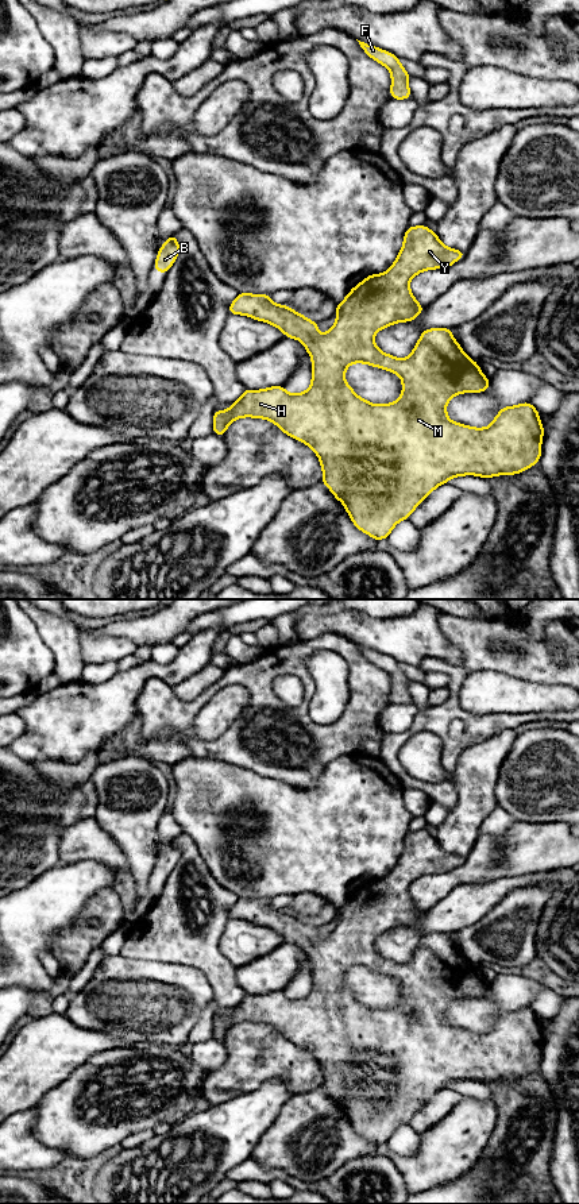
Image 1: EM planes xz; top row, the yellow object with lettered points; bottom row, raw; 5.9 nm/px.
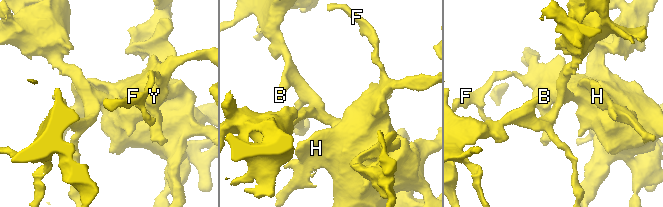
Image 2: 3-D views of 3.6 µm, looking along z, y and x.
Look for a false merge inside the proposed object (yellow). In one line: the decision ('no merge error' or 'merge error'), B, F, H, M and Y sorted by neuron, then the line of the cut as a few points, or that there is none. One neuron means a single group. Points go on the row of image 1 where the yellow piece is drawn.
no merge error; groups B F H M Y; cut none

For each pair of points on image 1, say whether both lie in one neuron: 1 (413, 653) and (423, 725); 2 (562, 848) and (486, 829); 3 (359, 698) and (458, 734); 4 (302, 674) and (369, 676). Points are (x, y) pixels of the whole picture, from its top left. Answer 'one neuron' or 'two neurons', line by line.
1: two neurons
2: two neurons
3: two neurons
4: one neuron

